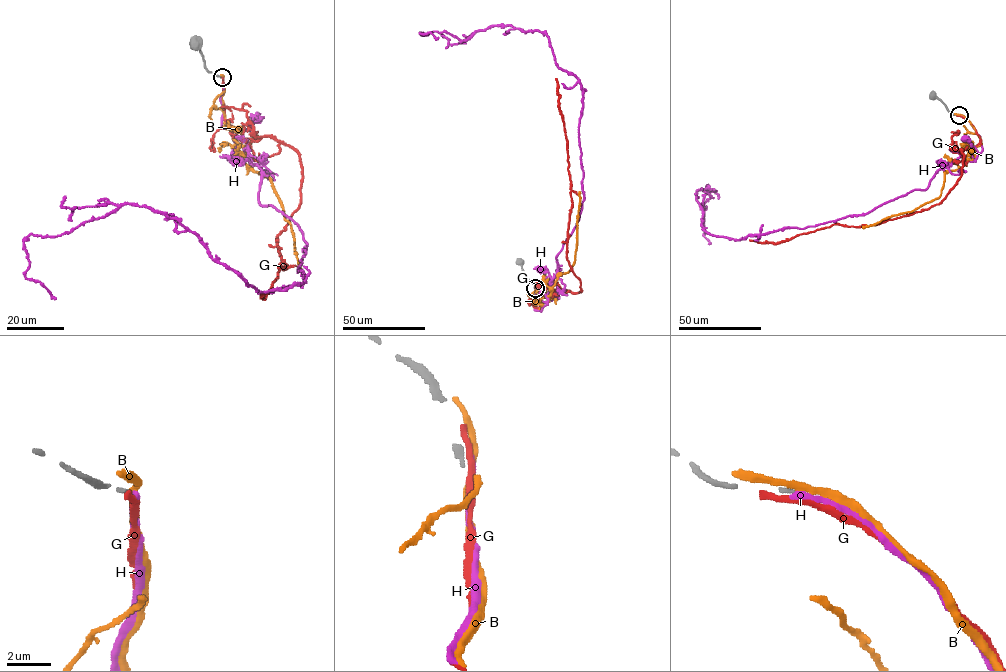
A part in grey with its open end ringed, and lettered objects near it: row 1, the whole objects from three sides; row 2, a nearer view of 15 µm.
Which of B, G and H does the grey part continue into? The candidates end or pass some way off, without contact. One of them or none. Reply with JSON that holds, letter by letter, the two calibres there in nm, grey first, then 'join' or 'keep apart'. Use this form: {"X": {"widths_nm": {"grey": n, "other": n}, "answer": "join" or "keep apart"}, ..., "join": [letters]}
{"B": {"widths_nm": {"grey": 200, "other": 280}, "answer": "keep apart"}, "G": {"widths_nm": {"grey": 200, "other": 280}, "answer": "keep apart"}, "H": {"widths_nm": {"grey": 200, "other": 320}, "answer": "keep apart"}, "join": []}

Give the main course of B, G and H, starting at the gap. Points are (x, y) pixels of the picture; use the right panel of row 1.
B: (960, 115), (970, 122), (981, 144), (970, 150), (962, 166), (944, 171), (941, 195), (912, 211), (862, 228)
G: (959, 115), (980, 143), (959, 149), (961, 175), (938, 204), (875, 225), (834, 224), (775, 243), (749, 240)
H: (959, 115), (980, 137), (974, 160), (859, 215), (736, 240), (704, 230), (701, 188), (708, 244)

